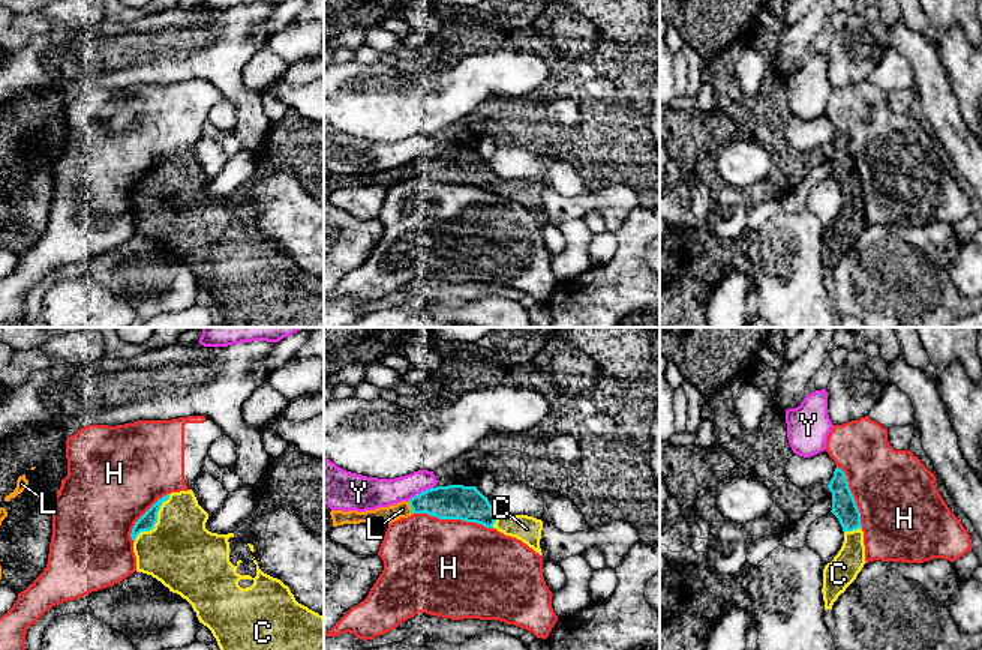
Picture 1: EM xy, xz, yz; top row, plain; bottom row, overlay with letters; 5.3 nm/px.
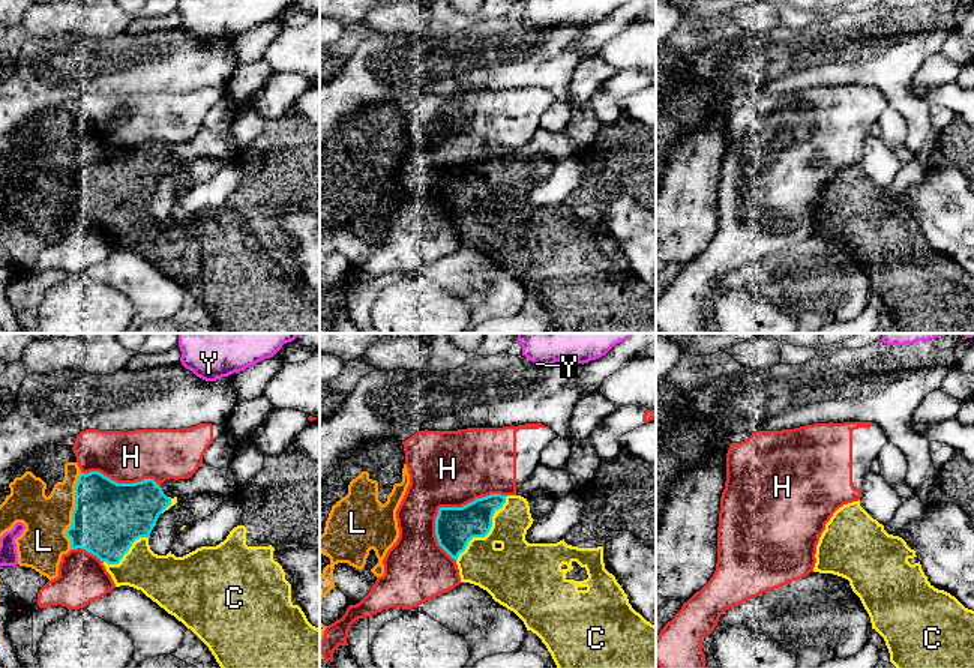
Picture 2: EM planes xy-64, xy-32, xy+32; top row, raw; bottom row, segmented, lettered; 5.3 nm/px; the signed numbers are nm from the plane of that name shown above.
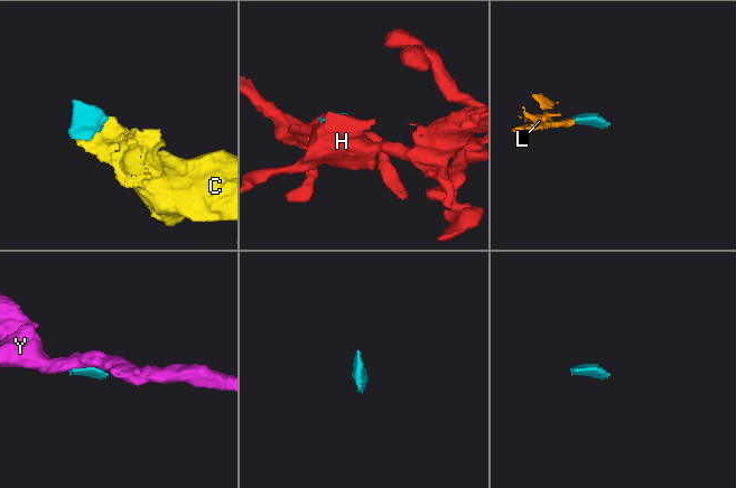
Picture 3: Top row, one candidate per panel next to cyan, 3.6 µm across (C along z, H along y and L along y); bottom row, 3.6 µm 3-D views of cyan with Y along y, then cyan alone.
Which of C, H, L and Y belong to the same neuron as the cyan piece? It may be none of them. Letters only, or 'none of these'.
C, L

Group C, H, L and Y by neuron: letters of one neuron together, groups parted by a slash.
C L / H / Y

